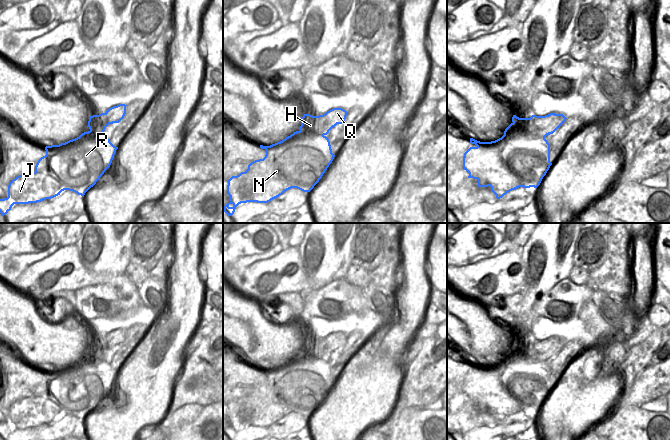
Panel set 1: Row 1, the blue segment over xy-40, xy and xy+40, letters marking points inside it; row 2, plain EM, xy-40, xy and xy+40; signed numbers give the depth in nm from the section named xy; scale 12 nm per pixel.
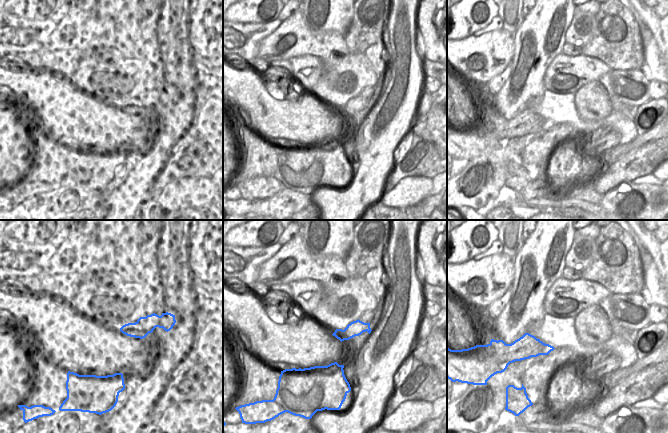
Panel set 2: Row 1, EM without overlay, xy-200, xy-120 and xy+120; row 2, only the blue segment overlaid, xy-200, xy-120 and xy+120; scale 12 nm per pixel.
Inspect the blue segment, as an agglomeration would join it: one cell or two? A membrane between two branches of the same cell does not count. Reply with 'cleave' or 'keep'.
cleave

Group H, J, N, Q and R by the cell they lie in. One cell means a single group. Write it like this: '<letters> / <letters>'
H Q / J N R

